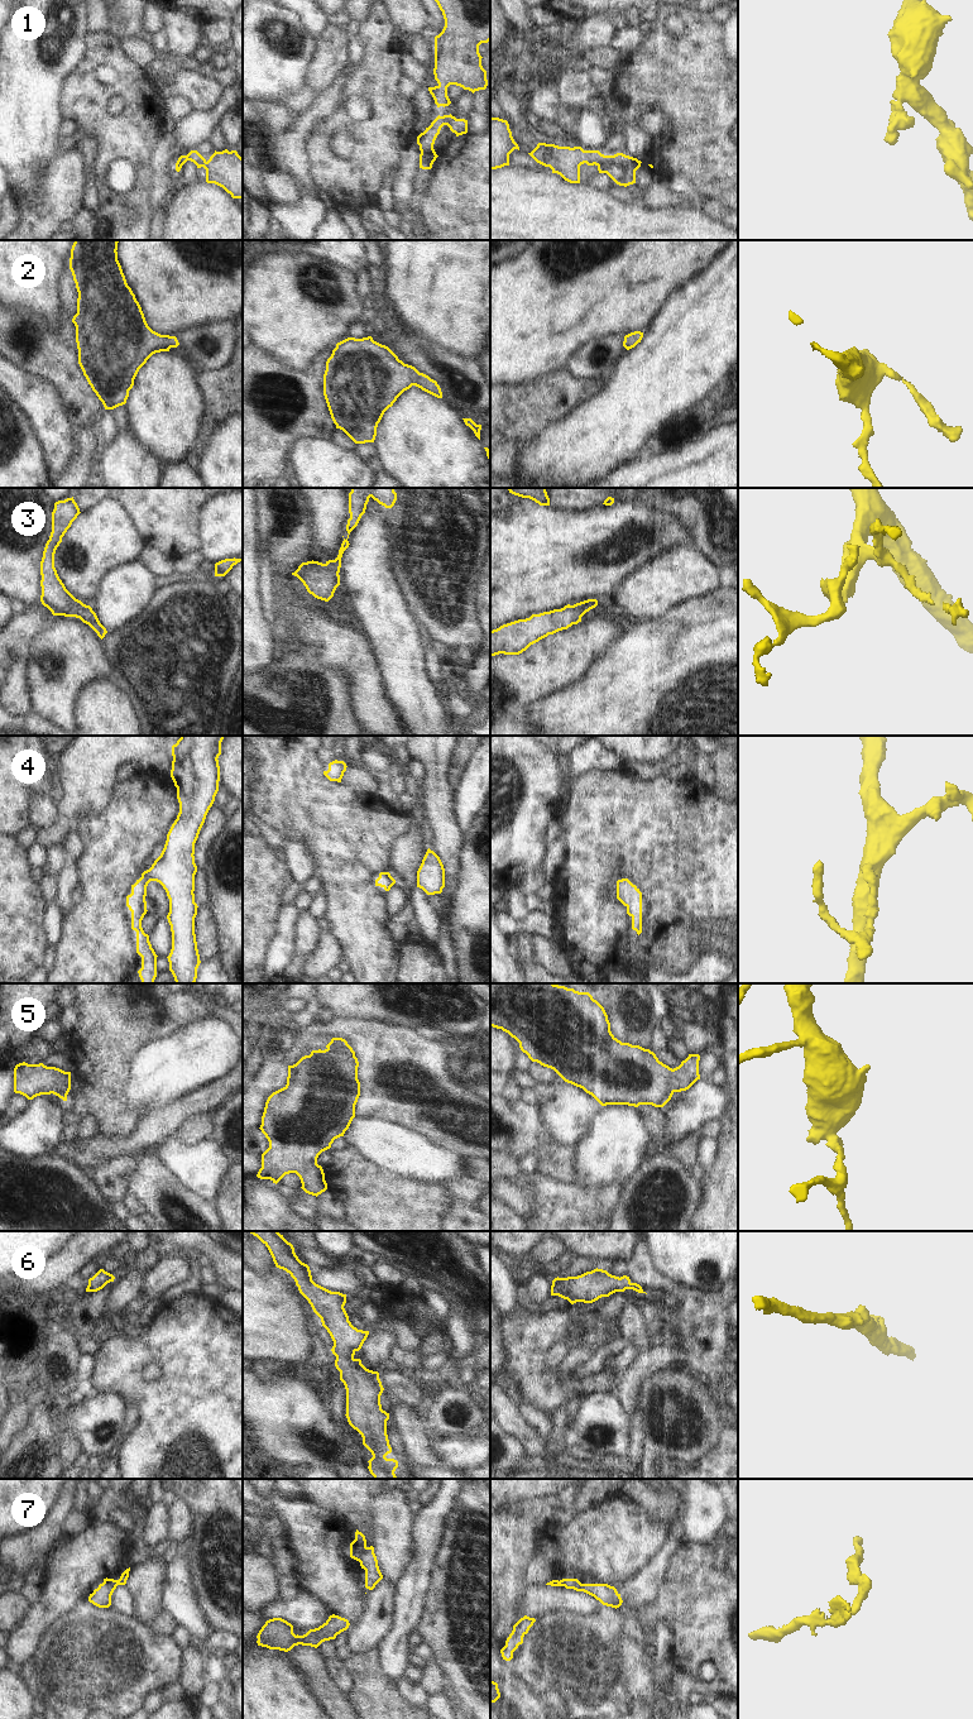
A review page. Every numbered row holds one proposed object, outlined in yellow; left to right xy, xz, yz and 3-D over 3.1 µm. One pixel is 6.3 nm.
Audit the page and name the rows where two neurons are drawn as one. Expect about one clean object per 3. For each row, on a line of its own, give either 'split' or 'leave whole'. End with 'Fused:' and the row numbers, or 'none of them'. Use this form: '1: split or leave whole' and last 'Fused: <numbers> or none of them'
1: leave whole
2: leave whole
3: leave whole
4: leave whole
5: leave whole
6: leave whole
7: split
Fused: 7

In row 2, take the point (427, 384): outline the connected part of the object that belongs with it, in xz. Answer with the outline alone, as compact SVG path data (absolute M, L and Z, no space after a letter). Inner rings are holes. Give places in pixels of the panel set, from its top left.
M372 336L348 337L337 343L326 361L323 396L331 418L336 428L342 430L355 444L374 442L384 412L412 386L442 398L436 380L404 364L388 346L374 341Z

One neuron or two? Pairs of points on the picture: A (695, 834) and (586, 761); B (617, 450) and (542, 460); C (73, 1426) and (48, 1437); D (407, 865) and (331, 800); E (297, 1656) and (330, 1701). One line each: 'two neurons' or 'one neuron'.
A: two neurons
B: one neuron
C: two neurons
D: two neurons
E: one neuron

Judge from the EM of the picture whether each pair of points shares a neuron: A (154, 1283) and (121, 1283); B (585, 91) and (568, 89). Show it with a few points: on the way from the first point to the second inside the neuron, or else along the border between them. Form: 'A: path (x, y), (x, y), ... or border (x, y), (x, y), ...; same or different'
A: border (143, 1274), (144, 1282); different
B: path (581, 90), (571, 89); same

